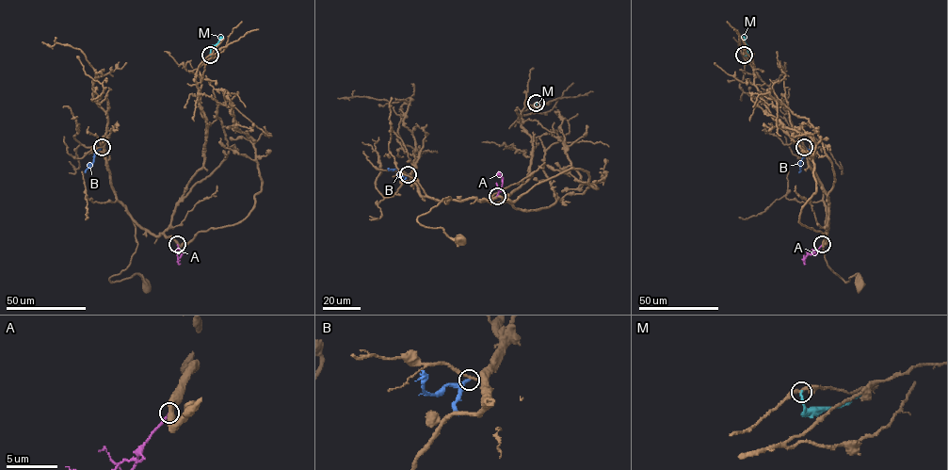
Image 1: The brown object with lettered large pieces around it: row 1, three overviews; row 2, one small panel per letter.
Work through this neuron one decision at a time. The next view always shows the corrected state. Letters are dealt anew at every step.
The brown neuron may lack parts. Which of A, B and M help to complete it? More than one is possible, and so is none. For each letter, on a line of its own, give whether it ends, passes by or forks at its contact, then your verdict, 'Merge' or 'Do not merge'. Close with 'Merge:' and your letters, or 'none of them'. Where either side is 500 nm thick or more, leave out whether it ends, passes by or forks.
A: Do not merge
B: It ends there. Do not merge
M: It ends there. Do not merge
Merge: none of them

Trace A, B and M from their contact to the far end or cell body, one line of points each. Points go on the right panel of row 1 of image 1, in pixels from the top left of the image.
A: (823, 244), (817, 251), (808, 254), (805, 264)
B: (804, 147), (807, 153), (798, 172)
M: (744, 55), (747, 54), (744, 37)

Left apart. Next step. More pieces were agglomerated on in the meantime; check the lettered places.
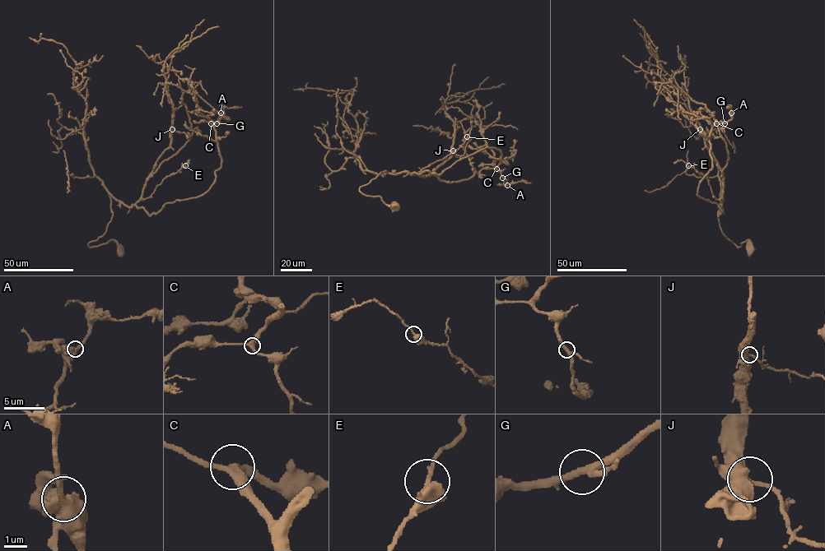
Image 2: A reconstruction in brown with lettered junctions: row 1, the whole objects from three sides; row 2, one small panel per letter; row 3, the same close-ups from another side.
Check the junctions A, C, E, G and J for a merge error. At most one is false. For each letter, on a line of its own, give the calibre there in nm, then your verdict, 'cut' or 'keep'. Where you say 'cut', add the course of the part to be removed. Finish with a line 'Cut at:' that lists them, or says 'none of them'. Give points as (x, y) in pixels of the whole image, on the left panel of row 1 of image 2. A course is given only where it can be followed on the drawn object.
A: calibre 650 nm; keep
C: calibre 320 nm; keep
E: calibre 440 nm; keep
G: calibre 280 nm; keep
J: calibre 170 nm; keep
Cut at: none of them

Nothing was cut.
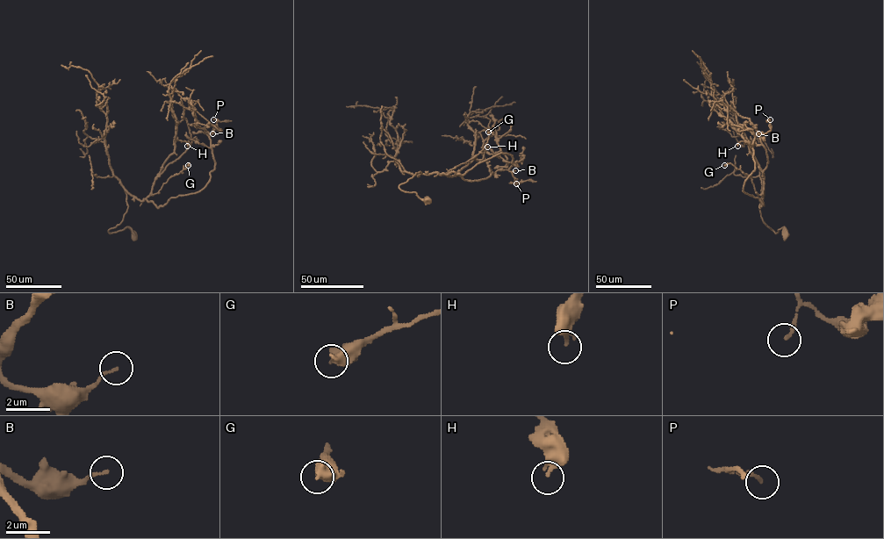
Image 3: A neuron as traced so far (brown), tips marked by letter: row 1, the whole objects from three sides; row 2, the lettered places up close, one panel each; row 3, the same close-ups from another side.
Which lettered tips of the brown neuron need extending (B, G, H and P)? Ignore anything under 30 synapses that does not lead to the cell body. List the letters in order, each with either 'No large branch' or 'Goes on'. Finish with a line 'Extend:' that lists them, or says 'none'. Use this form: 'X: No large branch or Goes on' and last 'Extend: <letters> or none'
B: No large branch
G: No large branch
H: No large branch
P: No large branch
Extend: none

